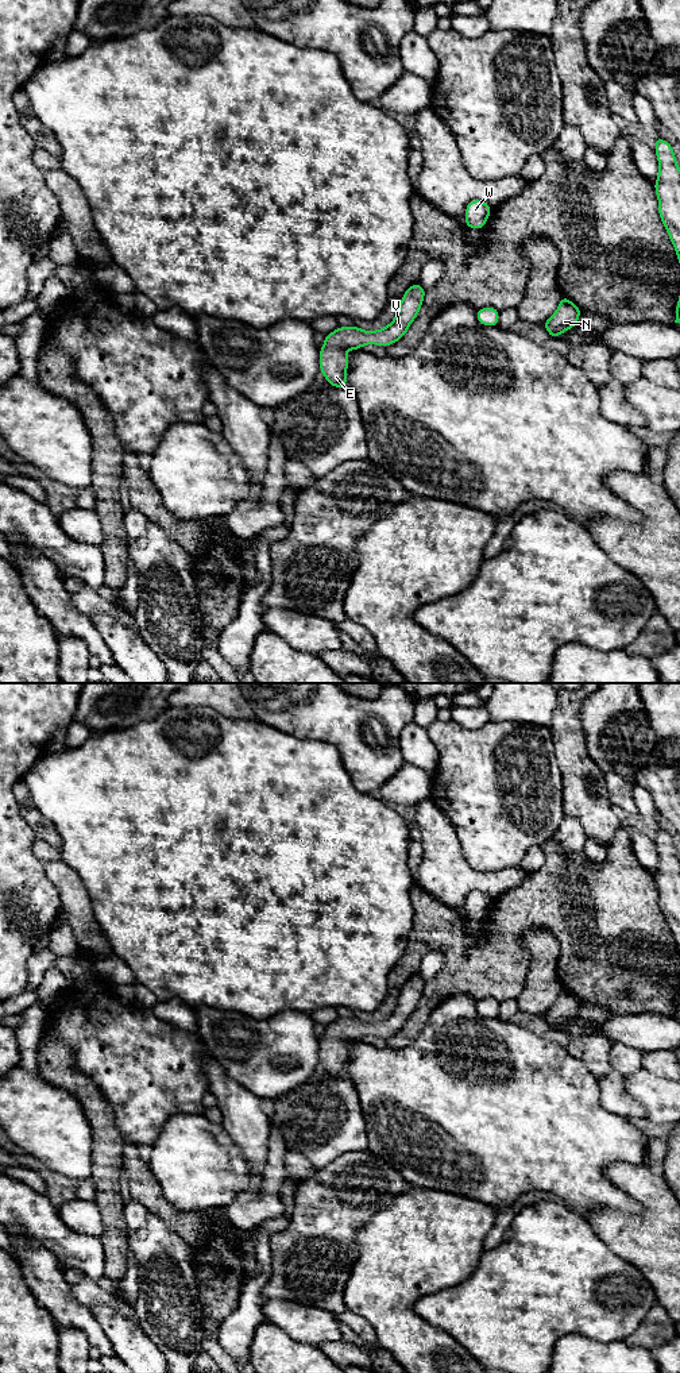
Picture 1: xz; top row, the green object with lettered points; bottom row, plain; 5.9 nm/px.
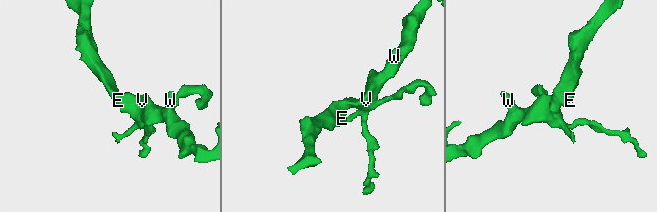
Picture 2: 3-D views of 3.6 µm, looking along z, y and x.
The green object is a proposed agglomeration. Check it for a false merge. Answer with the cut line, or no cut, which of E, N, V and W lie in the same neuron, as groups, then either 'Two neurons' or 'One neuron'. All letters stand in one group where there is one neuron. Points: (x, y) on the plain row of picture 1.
No split. Groups: E N V W. One neuron

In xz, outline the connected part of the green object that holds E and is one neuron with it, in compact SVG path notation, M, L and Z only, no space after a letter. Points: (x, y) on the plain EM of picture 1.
M413 975L402 987L398 1004L385 1019L364 1022L355 1018L339 1018L325 1026L320 1038L320 1064L333 1079L345 1079L348 1061L348 1041L360 1041L366 1035L389 1038L407 1025L407 1019L420 1004L426 981Z

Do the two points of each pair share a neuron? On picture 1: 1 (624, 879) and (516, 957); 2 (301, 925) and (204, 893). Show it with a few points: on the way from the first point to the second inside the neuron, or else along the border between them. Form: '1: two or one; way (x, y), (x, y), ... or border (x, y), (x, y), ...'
1: one; way (590, 899), (548, 899), (524, 924)
2: one; way (277, 903), (266, 893), (228, 893)

